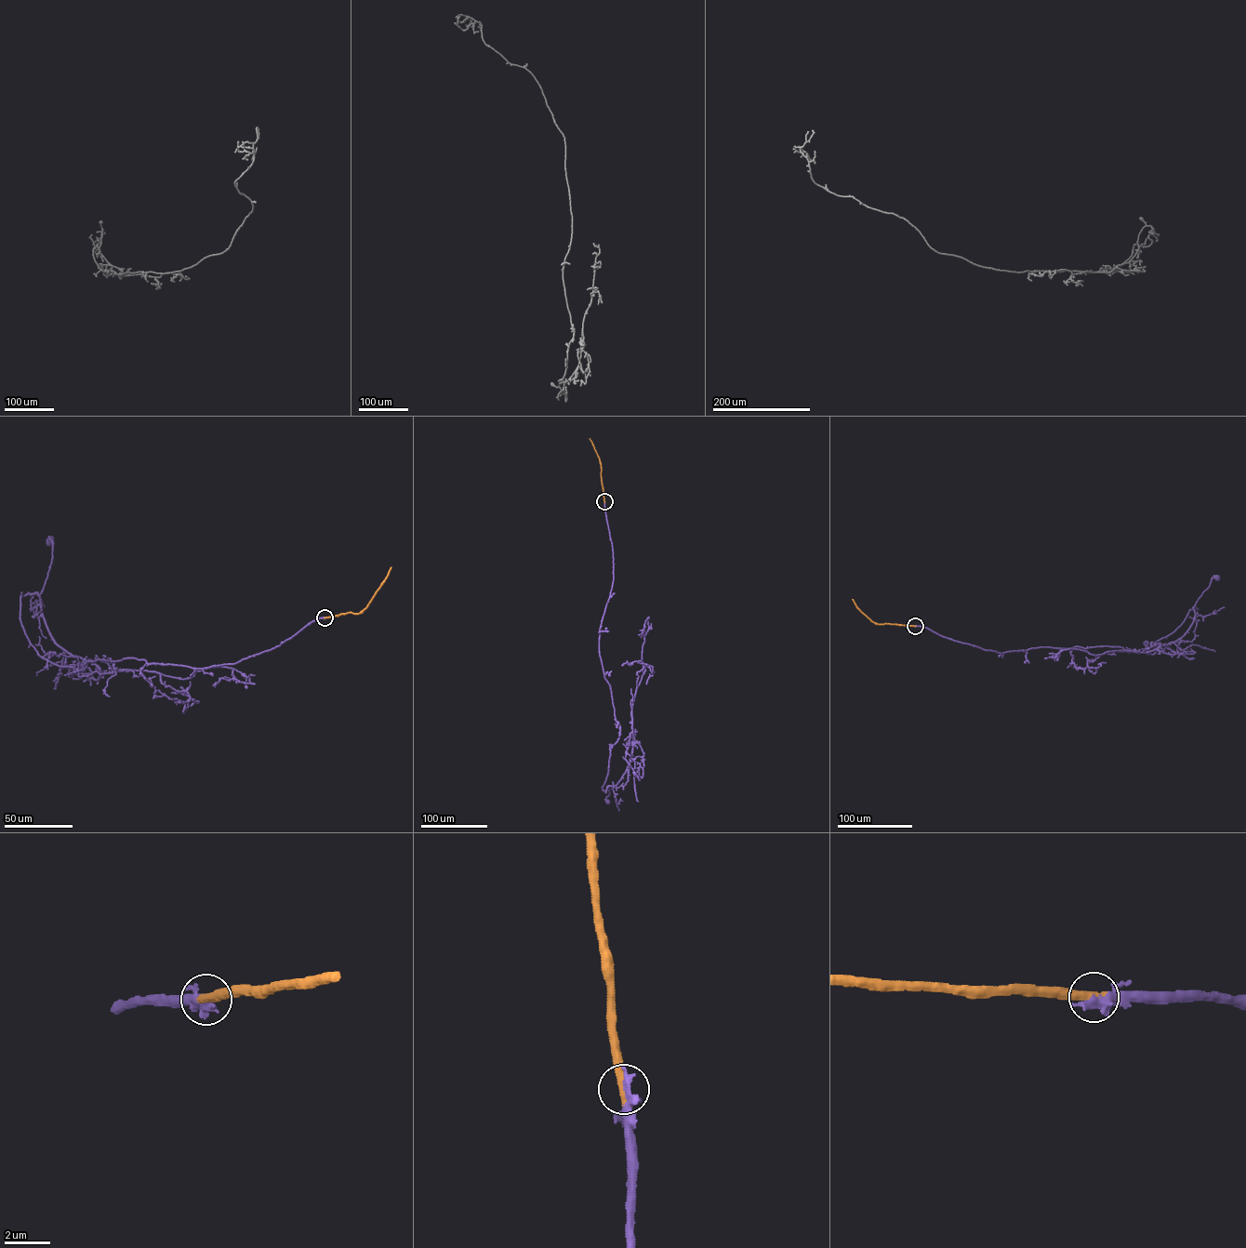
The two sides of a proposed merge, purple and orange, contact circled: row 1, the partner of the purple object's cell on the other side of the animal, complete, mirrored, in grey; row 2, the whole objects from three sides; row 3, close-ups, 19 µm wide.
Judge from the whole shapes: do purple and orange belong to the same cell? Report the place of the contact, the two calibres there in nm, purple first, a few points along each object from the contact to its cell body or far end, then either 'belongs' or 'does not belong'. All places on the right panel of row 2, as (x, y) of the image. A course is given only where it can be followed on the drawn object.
place (915, 626); calibres 440 and 440 nm; course purple (915, 626), (998, 652), (1077, 646), (1138, 650), (1173, 632), (1217, 577); course orange (915, 626), (876, 624), (861, 611), (853, 599); belongs

